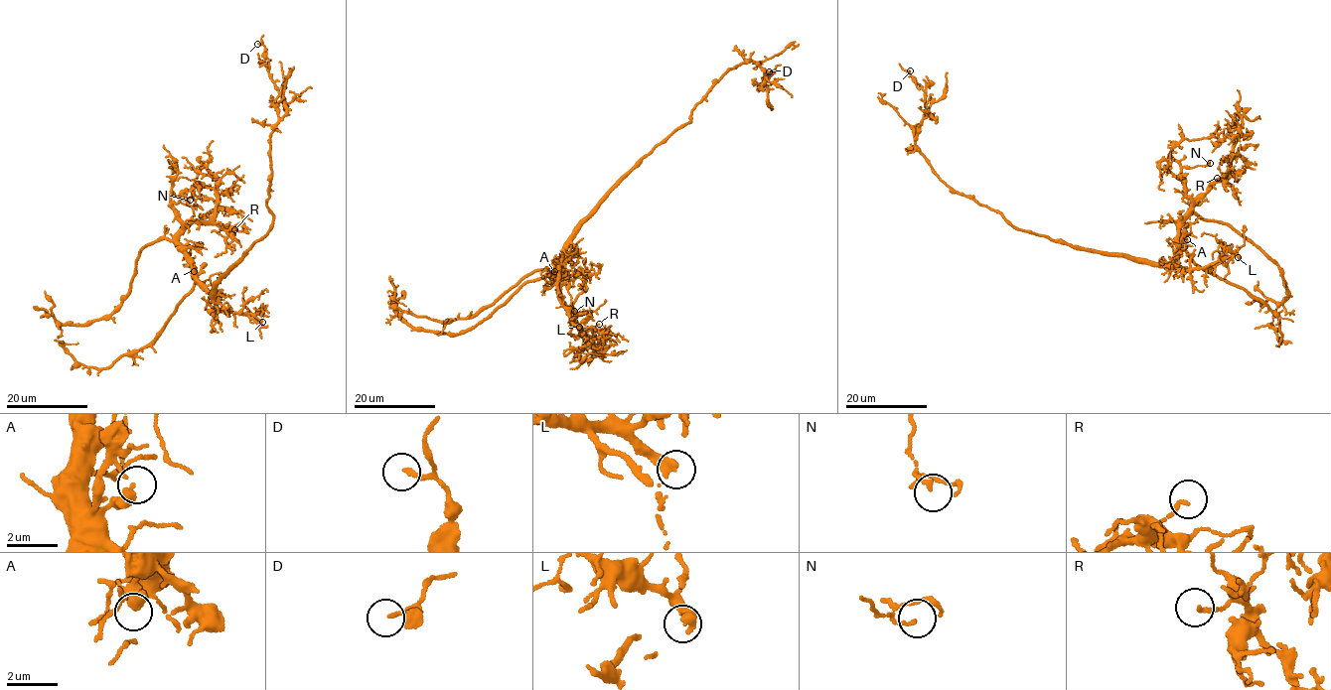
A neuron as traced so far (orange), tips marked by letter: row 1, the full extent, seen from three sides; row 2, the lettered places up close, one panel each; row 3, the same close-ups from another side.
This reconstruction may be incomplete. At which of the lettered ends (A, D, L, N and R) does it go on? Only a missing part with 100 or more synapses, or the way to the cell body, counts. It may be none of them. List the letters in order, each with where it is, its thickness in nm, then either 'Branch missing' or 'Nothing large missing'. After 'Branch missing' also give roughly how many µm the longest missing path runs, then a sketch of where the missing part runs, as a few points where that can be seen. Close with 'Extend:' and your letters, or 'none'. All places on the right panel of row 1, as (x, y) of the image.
A: Place: (1187, 239). Thickness 280 nm. Nothing large missing
D: Place: (910, 70). Thickness 140 nm. Branch missing. Missing length about 40 µm
L: Place: (1238, 257). Thickness 400 nm. Branch missing. Missing length about 40 µm. Course of what is missing: (1238, 257), (1236, 263), (1248, 286), (1258, 276), (1261, 258), (1279, 261), (1295, 271), (1309, 273)
N: Place: (1210, 163). Thickness 130 nm. Nothing large missing
R: Place: (1217, 178). Thickness 140 nm. Nothing large missing
Extend: D, L

